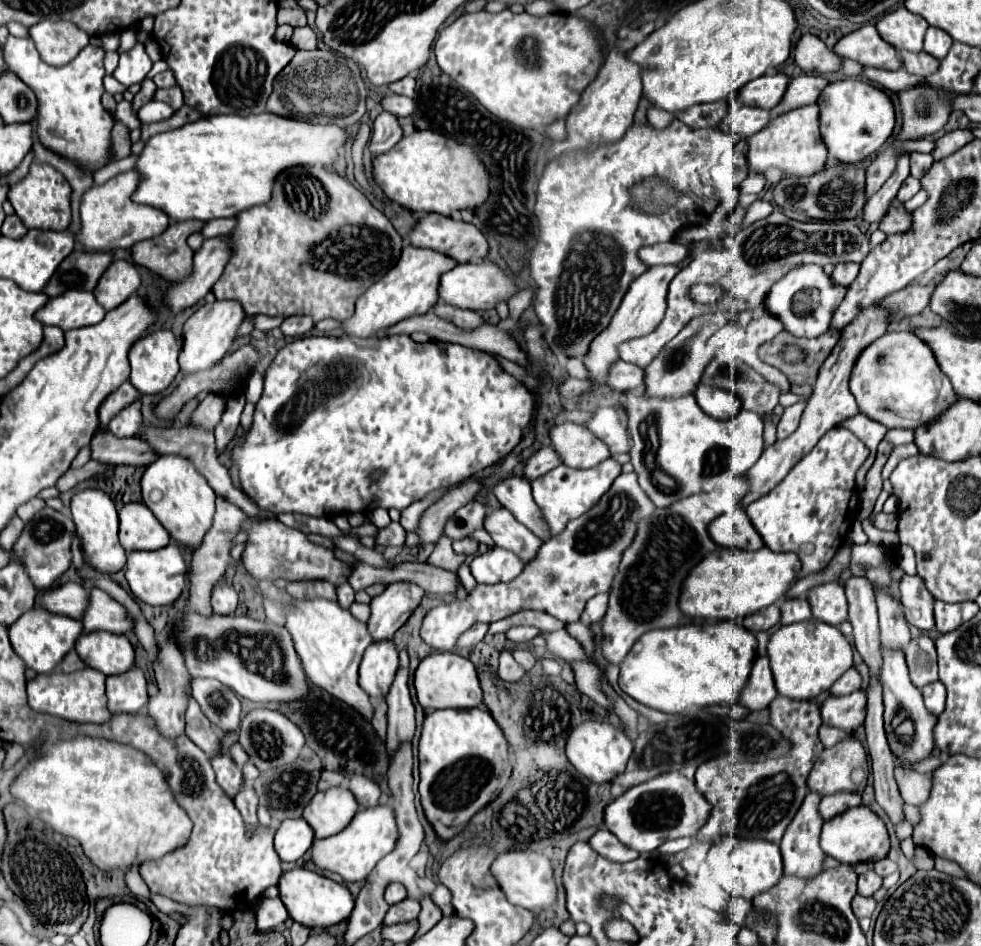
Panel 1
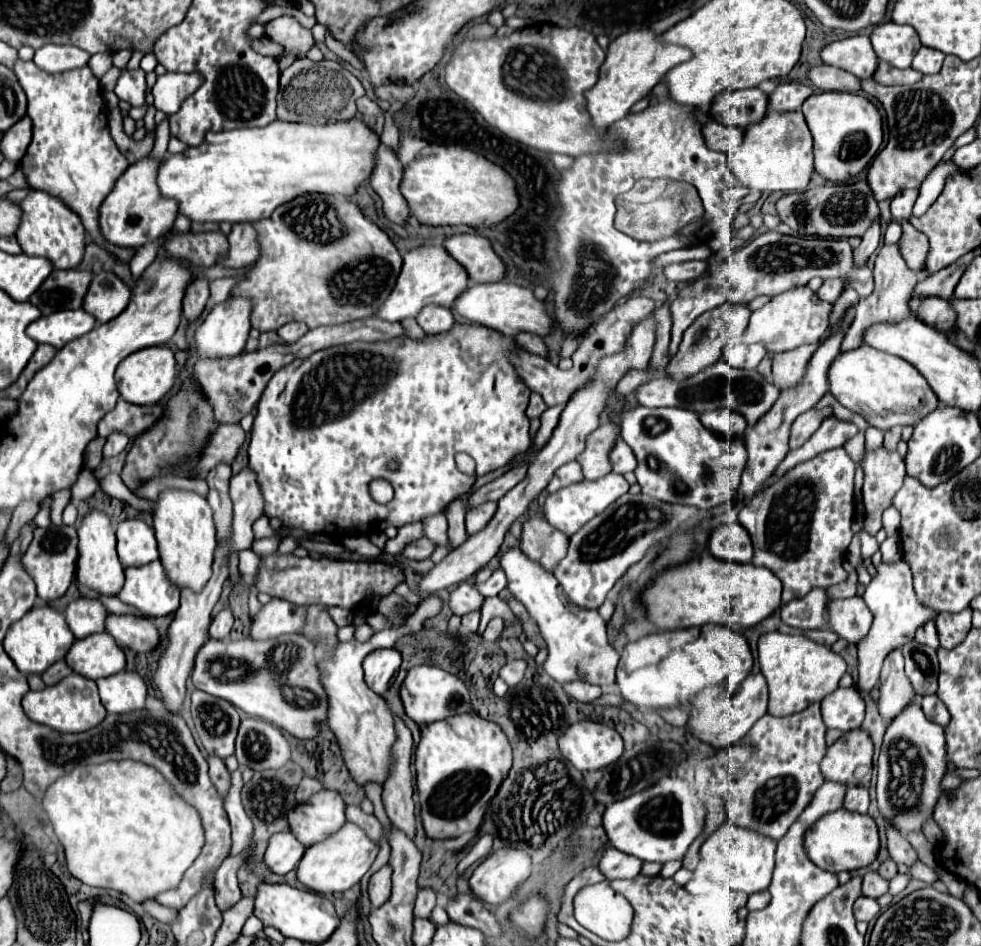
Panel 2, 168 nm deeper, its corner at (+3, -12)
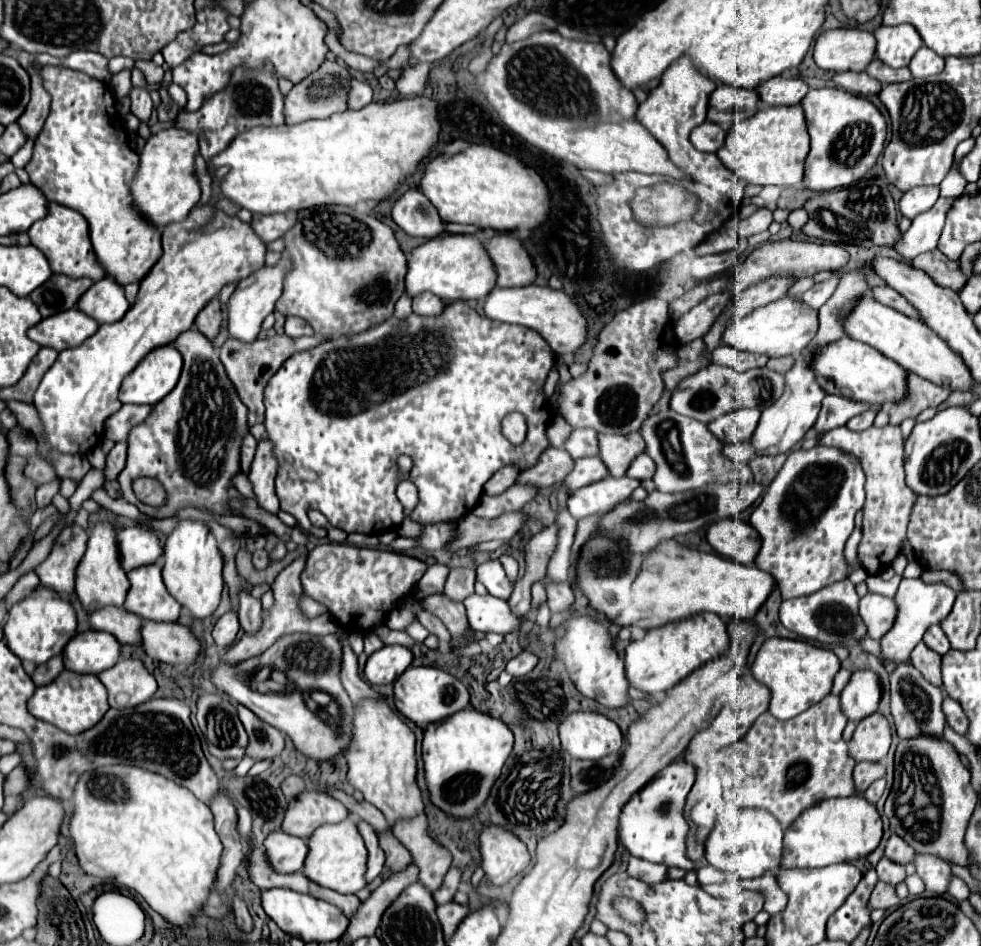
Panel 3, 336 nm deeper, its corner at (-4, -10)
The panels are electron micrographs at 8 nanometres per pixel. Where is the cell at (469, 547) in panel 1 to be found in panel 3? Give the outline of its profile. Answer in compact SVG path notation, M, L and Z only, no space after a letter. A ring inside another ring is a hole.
M572 430L568 442L564 444L564 450L570 452L572 458L584 458L584 456L598 456L598 434L594 430Z

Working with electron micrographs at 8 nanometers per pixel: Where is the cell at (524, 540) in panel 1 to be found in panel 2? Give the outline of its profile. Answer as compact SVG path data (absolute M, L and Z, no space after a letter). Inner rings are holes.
M509 548L501 552L501 568L507 574L507 588L515 592L515 598L525 604L527 612L539 624L539 630L547 642L549 656L545 662L545 672L557 682L585 680L597 686L609 686L615 682L615 670L619 662L619 654L607 640L605 620L597 614L597 610L575 608L555 580L553 572L543 568L539 562L531 560L521 548ZM579 672L585 672L579 676Z

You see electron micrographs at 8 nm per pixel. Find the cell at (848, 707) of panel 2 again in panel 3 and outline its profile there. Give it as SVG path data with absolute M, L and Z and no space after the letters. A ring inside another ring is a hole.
M858 670L852 674L850 682L840 694L842 712L848 716L848 720L860 722L862 718L878 710L880 696L882 696L882 686L878 674L872 670Z

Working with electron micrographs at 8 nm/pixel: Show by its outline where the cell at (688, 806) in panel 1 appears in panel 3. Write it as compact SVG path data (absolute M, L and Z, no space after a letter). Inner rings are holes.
M674 760L662 768L642 790L638 790L622 808L618 834L620 842L632 856L648 862L658 862L668 868L676 866L684 870L696 870L696 862L686 858L686 838L690 834L690 826L684 816L684 802L694 784L694 776L694 766L682 760Z

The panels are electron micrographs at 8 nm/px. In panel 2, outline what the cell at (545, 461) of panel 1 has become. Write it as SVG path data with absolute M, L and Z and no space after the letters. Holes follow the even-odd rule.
M567 462L563 466L559 466L551 478L551 482L545 486L547 492L555 492L557 488L561 486L567 486L567 484L573 484L573 482L579 482L583 480L583 474L581 474L581 468L577 462Z

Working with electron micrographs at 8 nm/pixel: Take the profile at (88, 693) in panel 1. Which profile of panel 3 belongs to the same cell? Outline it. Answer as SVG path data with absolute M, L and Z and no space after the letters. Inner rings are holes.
M62 670L58 678L46 686L36 688L34 696L28 700L28 712L44 722L50 722L58 726L60 730L68 734L80 734L88 728L92 728L98 720L102 720L102 714L108 710L106 702L106 688L94 674L76 674L70 670Z

